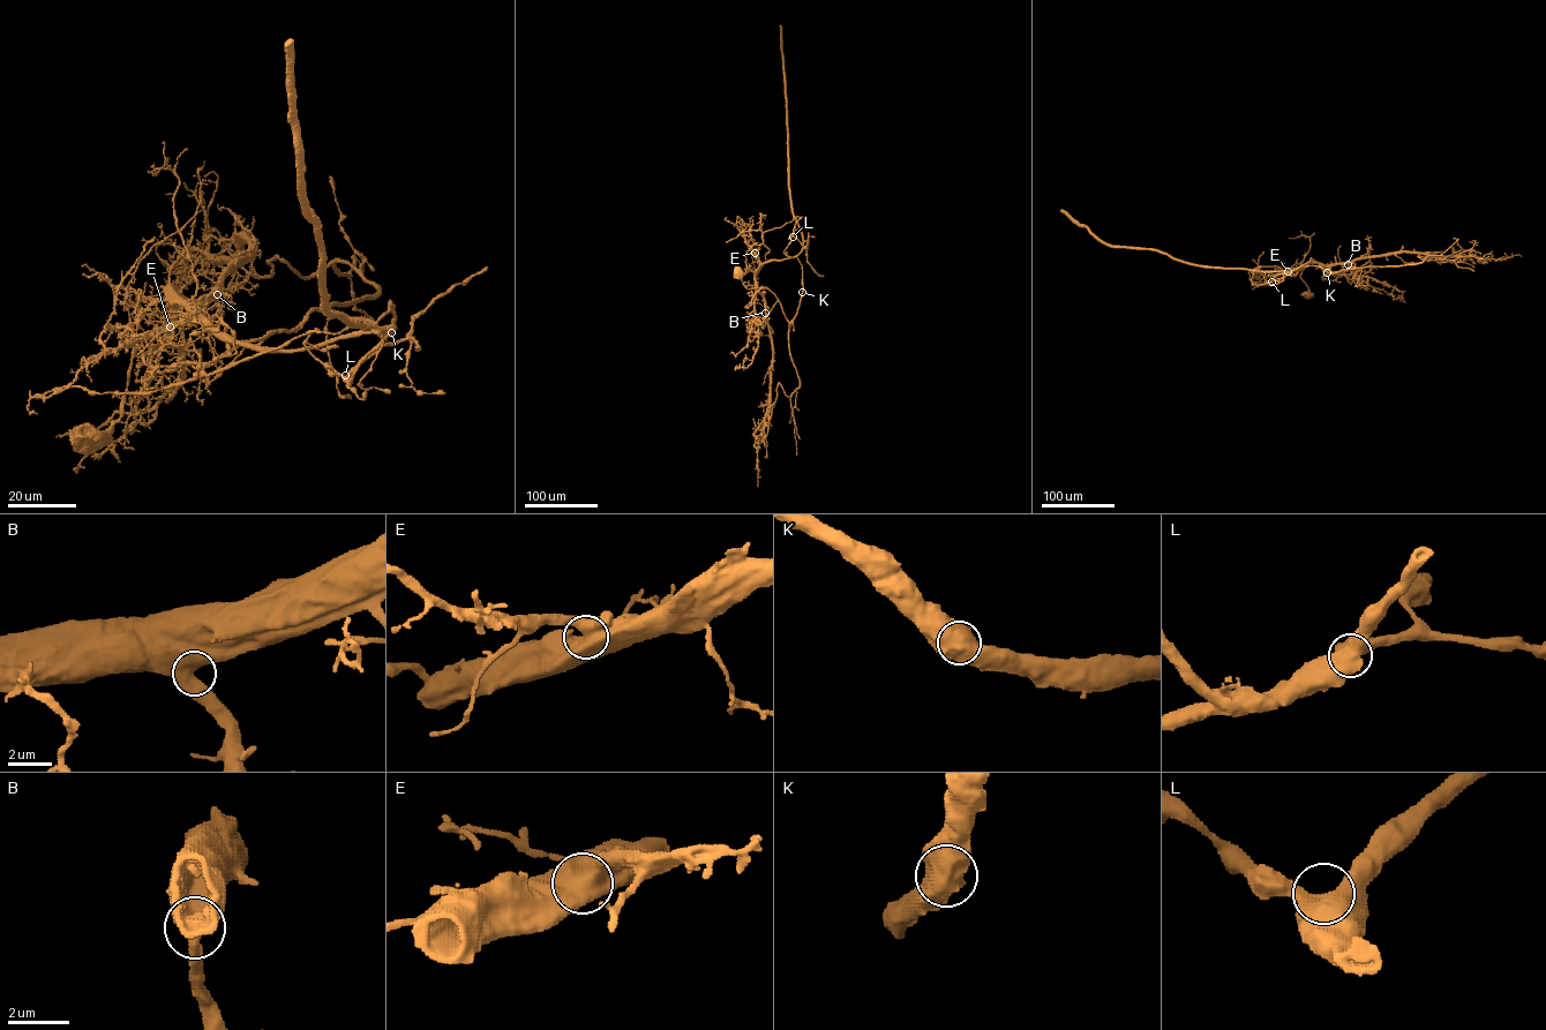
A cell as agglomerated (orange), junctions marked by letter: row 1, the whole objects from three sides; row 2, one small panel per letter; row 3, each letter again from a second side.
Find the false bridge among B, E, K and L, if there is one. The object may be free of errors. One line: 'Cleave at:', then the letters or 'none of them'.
Cleave at: none of them

